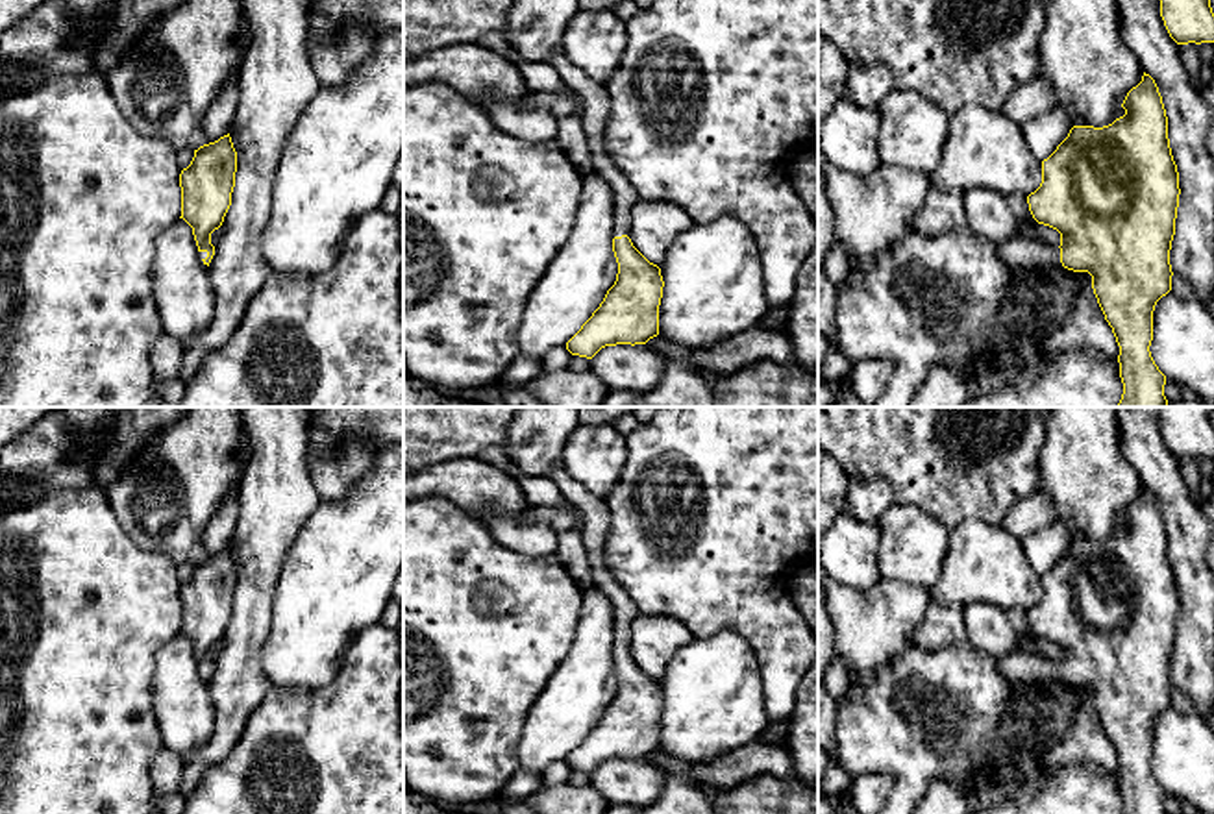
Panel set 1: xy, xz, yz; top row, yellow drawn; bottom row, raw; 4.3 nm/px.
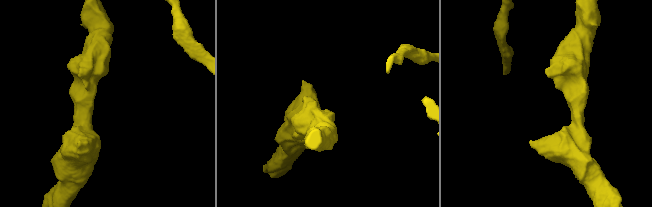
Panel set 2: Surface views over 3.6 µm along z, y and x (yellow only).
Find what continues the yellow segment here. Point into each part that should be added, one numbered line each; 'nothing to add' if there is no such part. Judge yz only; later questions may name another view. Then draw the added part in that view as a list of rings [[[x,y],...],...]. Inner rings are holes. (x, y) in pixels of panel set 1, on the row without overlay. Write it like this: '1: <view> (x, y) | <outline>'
1: yz (1018, 666) | [[[1020,648],[1005,657],[997,657],[997,664],[1010,684],[1040,683],[1044,679],[1060,677],[1059,660],[1047,660],[1022,651]]]

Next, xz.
1: xz (596, 517) | [[[559,462],[548,475],[561,494],[583,516],[581,540],[588,557],[594,585],[609,598],[614,609],[614,651],[629,648],[631,622],[638,607],[620,586],[605,564],[605,540],[611,525],[607,503],[576,483]]]

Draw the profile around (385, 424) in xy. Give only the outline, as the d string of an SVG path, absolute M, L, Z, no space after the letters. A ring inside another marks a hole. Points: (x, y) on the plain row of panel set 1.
M318 407L309 426L337 435L370 435L381 444L403 442L403 407Z

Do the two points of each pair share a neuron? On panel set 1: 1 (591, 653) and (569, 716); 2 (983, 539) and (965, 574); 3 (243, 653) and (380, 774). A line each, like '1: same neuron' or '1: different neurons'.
1: same neuron
2: same neuron
3: different neurons

